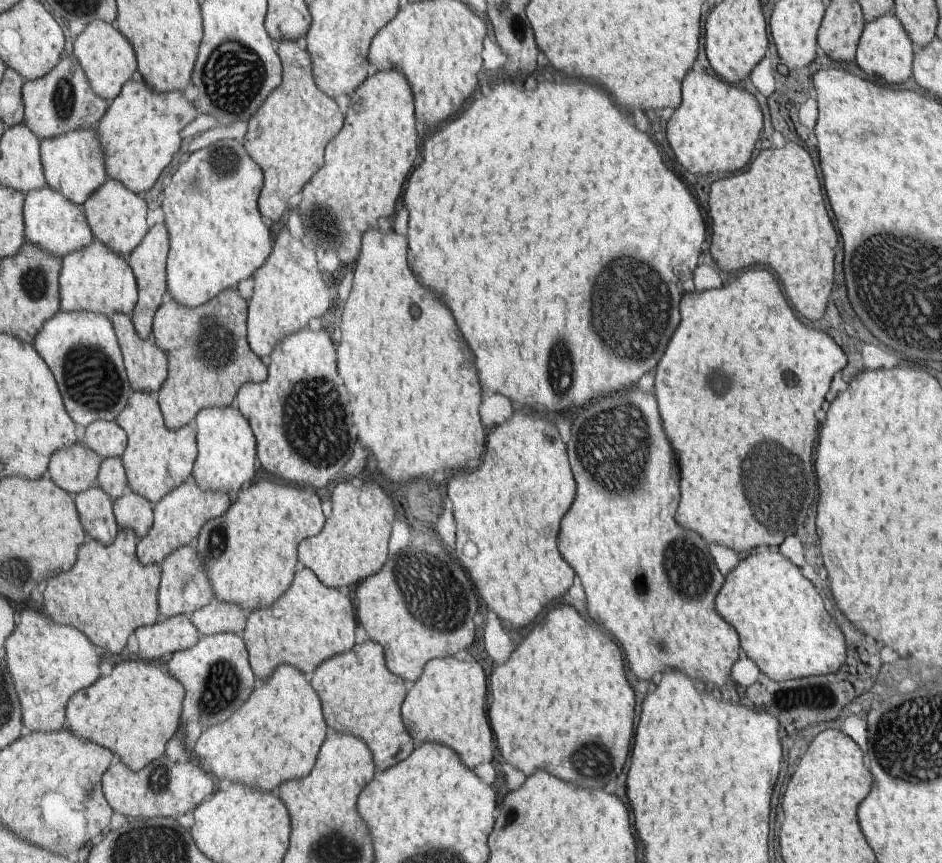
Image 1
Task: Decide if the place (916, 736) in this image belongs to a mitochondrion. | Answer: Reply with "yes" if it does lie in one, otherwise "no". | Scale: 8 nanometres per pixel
yes

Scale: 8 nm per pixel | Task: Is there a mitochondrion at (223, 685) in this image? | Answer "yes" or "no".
yes

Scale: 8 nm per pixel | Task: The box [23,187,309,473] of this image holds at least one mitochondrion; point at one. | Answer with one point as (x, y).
(92, 380)

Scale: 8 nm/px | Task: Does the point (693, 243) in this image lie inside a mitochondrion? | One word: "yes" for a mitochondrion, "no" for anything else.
no

